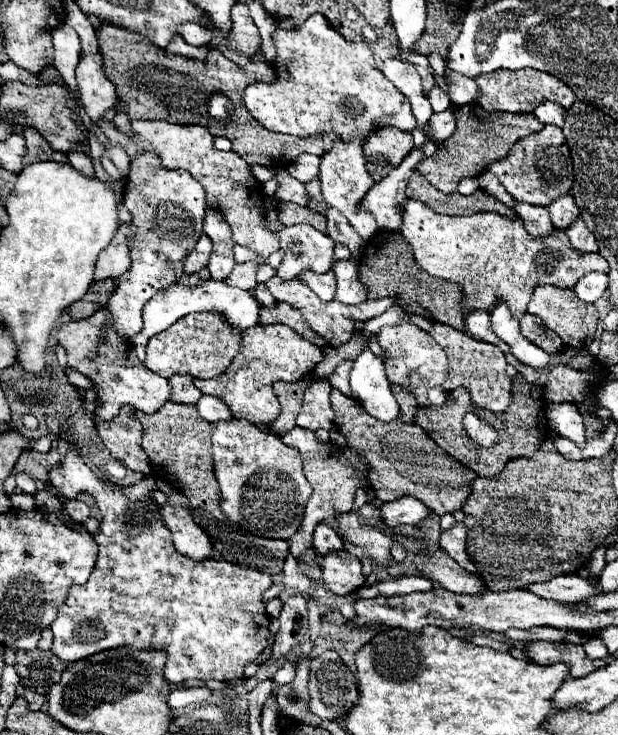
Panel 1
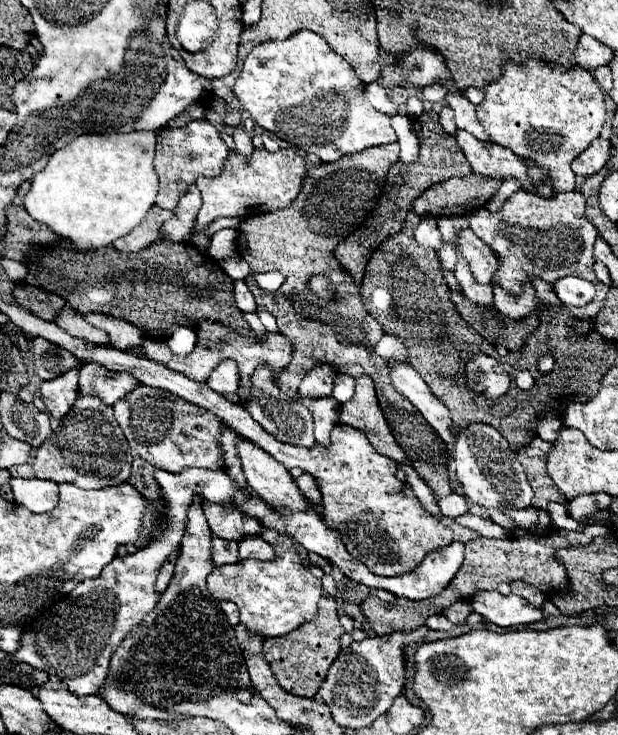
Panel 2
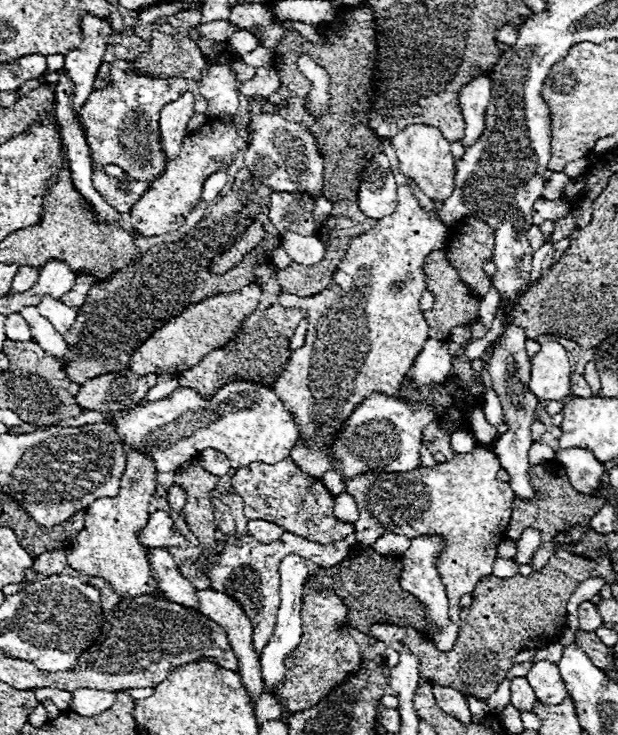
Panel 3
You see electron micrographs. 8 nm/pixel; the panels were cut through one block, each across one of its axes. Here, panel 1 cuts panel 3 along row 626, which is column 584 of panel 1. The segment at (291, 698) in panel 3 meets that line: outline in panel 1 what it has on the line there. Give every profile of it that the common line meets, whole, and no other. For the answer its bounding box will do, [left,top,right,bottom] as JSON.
[528,286,598,348]

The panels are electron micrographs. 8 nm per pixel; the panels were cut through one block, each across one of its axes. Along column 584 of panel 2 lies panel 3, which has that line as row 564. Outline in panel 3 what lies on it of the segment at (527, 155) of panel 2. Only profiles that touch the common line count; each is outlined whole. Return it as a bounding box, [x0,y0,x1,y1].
[66,452,162,598]

